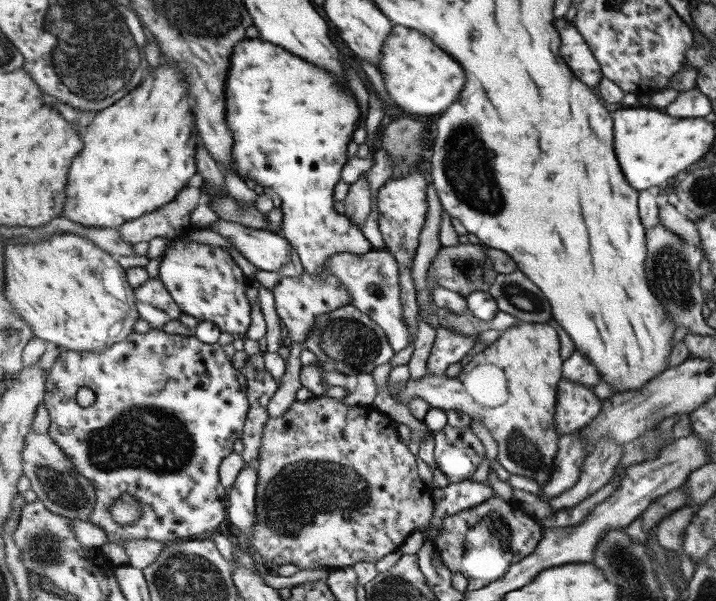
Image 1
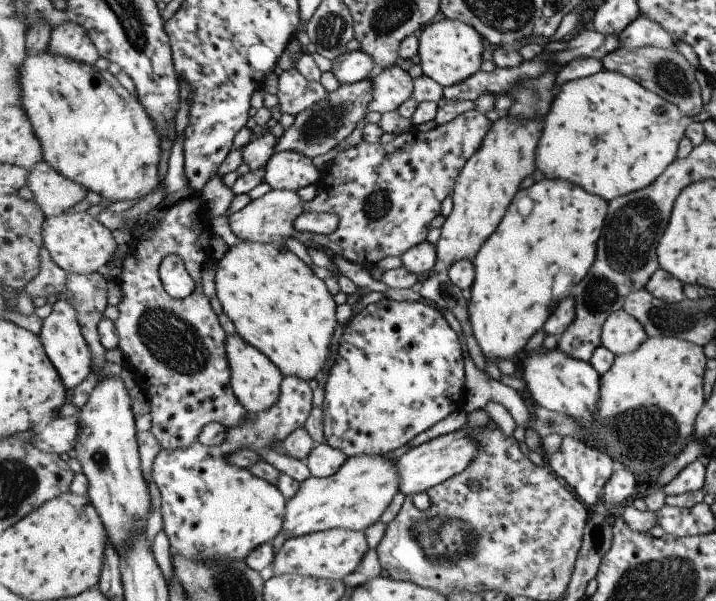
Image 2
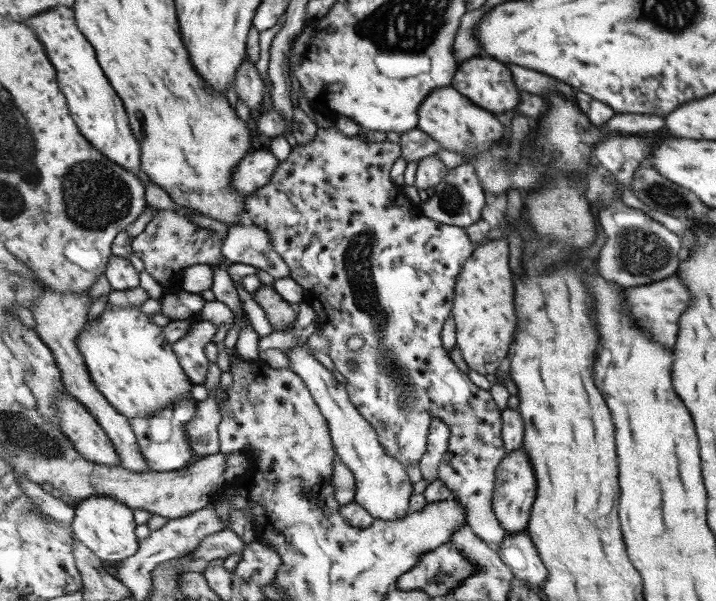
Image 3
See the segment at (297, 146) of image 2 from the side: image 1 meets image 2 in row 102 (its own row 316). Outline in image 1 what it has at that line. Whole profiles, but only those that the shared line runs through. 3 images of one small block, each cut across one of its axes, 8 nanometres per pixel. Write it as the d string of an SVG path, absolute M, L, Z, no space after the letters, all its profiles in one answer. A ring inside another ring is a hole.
M351 303L317 318L317 326L309 330L305 347L321 362L327 358L333 360L336 370L340 373L349 376L355 374L357 377L373 372L377 366L389 362L395 356L395 350L391 348L383 328Z

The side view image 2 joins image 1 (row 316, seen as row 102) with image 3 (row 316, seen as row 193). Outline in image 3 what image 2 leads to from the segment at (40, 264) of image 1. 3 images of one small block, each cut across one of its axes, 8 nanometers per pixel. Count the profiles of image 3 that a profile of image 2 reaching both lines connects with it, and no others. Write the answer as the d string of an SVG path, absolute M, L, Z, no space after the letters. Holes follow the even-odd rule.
M139 305L105 310L94 322L84 327L76 342L97 388L119 412L129 418L146 418L153 411L159 411L169 405L173 407L173 403L179 399L193 399L191 390L194 383L181 367L180 358L174 351L174 346L165 337L164 328L155 324L151 315L141 312Z

